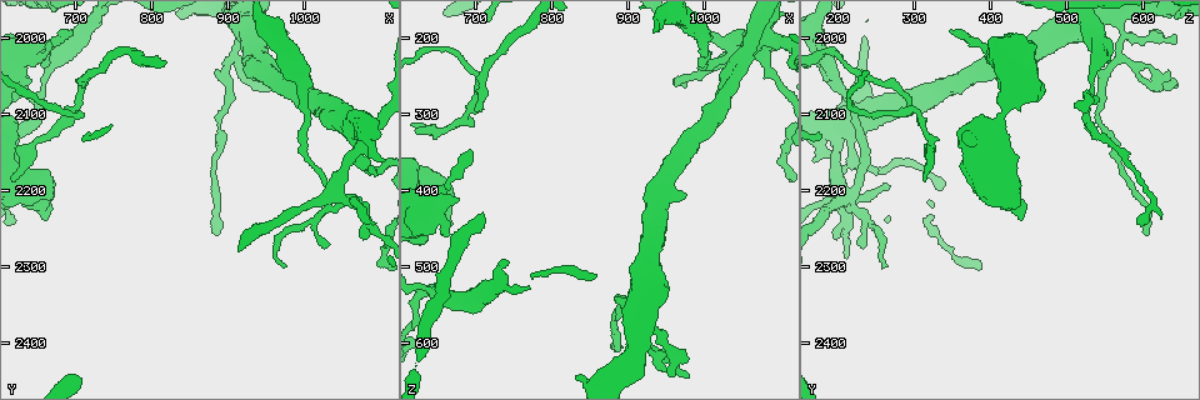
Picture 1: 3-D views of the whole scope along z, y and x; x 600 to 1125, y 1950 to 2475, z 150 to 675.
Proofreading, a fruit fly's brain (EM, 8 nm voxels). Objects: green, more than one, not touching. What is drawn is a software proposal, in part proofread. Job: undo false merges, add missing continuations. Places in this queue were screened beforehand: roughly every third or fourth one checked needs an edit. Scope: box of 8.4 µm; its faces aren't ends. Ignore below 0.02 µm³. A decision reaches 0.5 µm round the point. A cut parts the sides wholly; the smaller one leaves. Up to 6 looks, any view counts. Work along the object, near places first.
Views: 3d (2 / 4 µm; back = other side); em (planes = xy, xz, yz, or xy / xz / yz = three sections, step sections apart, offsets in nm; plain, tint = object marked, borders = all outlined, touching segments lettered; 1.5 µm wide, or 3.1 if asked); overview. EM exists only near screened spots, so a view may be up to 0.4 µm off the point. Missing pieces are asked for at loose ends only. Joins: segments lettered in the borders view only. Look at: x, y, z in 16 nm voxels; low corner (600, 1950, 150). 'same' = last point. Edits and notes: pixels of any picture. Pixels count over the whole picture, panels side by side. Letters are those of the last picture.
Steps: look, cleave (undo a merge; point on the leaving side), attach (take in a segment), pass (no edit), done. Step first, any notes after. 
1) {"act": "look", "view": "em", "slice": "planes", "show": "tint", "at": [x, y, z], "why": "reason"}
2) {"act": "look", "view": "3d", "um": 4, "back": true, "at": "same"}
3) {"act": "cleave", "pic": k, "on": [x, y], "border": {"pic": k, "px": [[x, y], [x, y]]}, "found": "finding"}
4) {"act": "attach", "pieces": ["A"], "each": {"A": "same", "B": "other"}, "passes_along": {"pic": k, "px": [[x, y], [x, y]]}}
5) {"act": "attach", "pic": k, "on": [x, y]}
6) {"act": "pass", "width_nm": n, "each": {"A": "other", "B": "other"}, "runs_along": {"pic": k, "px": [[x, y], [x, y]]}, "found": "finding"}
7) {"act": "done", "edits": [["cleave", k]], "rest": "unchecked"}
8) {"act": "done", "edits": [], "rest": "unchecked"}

{"act": "look", "view": "em", "slice": "planes", "show": "borders", "at": [1060, 2125, 210], "why": "looks like a crossing"}

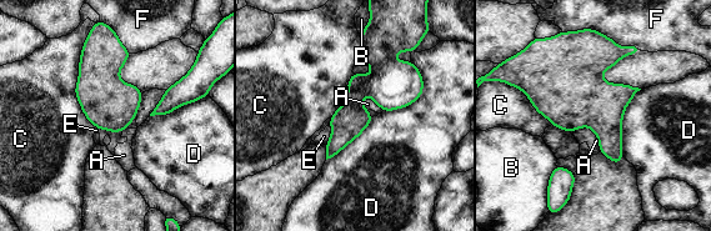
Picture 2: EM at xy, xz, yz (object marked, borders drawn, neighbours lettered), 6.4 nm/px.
{"act": "cleave", "pic": 2, "on": [394, 84], "width_nm": 220, "longest_contact_nm": ["C", 650], "each": {"A": "other", "B": "other", "C": "other", "D": "other", "E": "other", "F": "other"}, "found": "a second neuron is stuck on"}

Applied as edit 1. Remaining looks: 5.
{"act": "look", "view": "overview", "why": "see it whole again"}

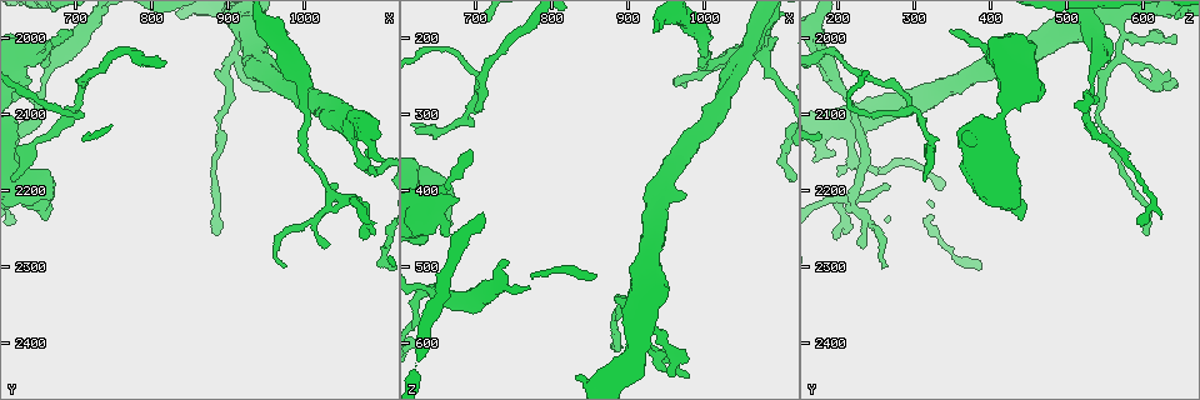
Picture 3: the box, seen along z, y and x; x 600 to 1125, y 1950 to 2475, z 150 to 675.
{"act": "look", "view": "em", "slice": "planes", "show": "borders", "at": [975, 2295, 265]}

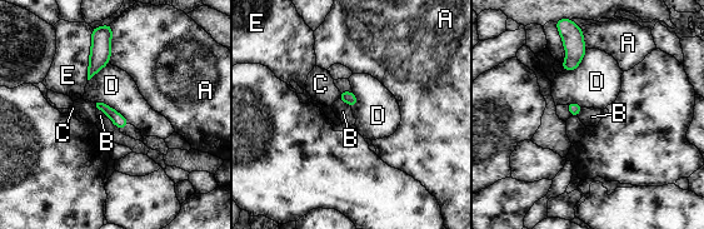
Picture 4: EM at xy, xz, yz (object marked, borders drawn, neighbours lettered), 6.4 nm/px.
{"act": "pass", "each": {"A": "other", "B": "other", "C": "other", "D": "other", "E": "other"}, "found": "none of them fits"}

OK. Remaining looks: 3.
{"act": "look", "view": "3d", "um": 2, "at": [660, 2235, 445], "why": "thick end"}

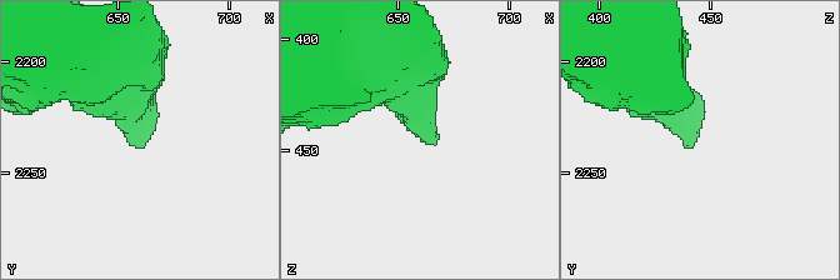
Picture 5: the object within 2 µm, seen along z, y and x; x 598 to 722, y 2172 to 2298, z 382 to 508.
{"act": "look", "view": "em", "slice": "planes", "show": "borders", "at": [661, 2237, 442]}

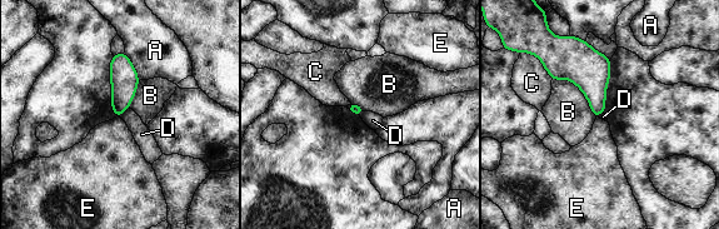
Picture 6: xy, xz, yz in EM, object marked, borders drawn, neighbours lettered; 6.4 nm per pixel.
{"act": "pass", "each": {"A": "other", "B": "other", "C": "other", "D": "other", "E": "other"}, "border": {"pic": 6, "px": [[129, 106], [119, 117]]}, "found": "no lettered segment goes on from it"}

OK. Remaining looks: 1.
{"act": "done", "edits": [["cleave", 2]], "rest": "unchecked"}

